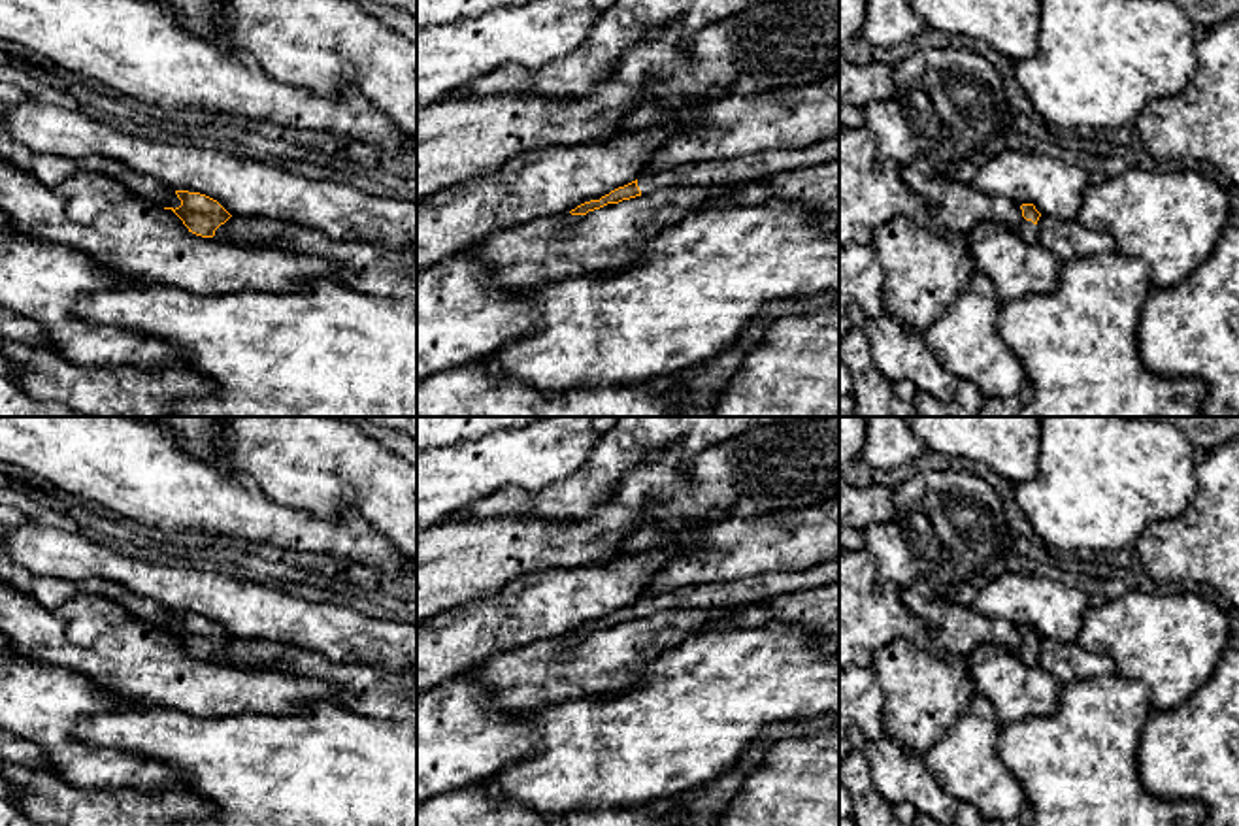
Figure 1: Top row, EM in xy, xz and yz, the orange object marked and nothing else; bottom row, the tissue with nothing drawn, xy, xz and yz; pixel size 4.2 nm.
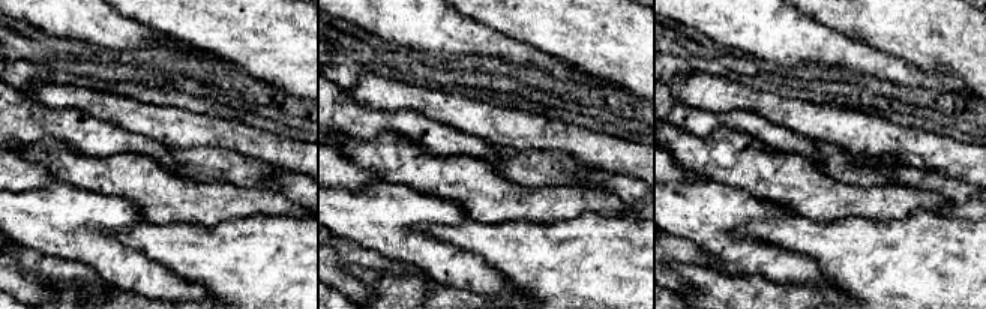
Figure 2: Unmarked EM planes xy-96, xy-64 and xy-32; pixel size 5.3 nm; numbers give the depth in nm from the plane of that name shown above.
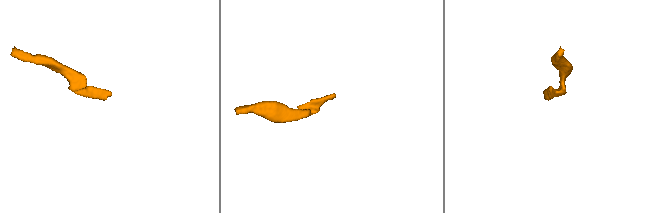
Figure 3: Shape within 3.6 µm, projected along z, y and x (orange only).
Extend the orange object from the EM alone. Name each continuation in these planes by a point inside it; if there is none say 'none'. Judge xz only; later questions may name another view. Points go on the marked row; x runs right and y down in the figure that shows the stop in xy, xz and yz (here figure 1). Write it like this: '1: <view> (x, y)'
1: xz (734, 170)

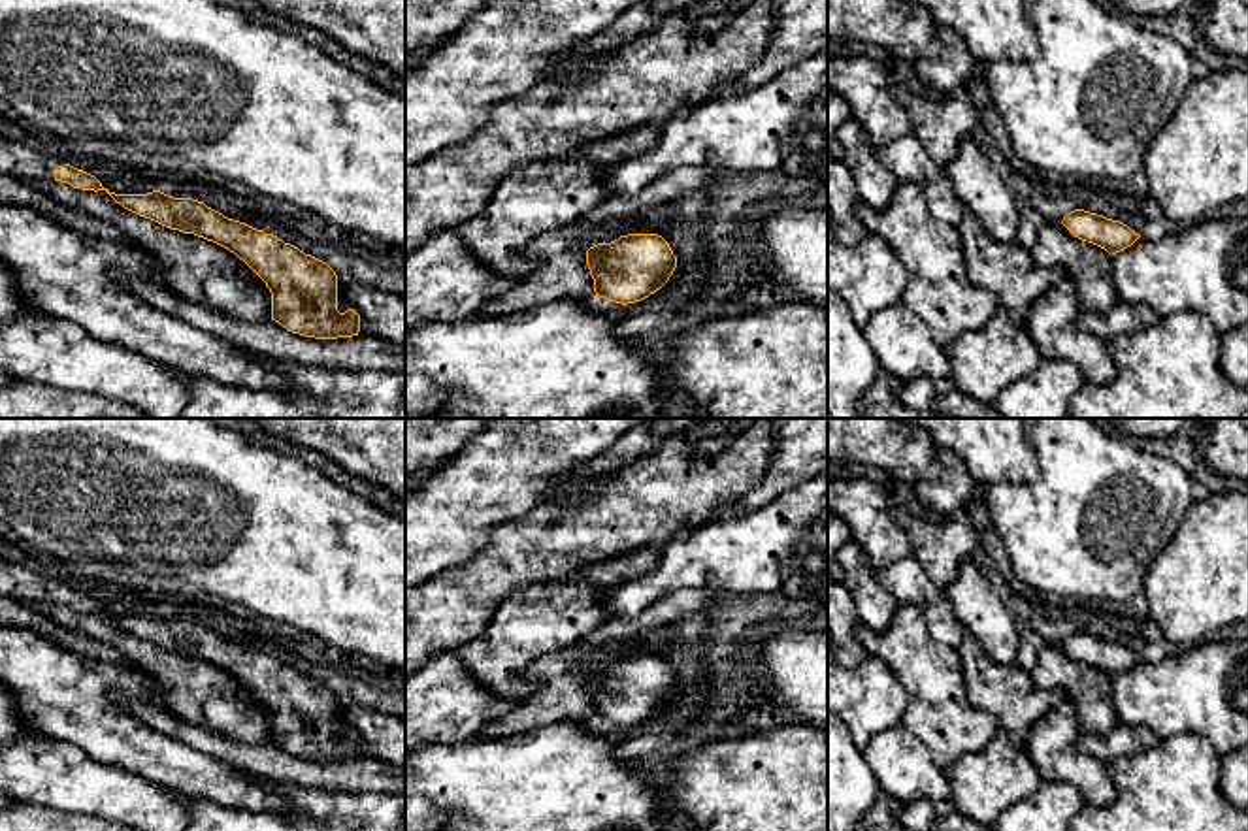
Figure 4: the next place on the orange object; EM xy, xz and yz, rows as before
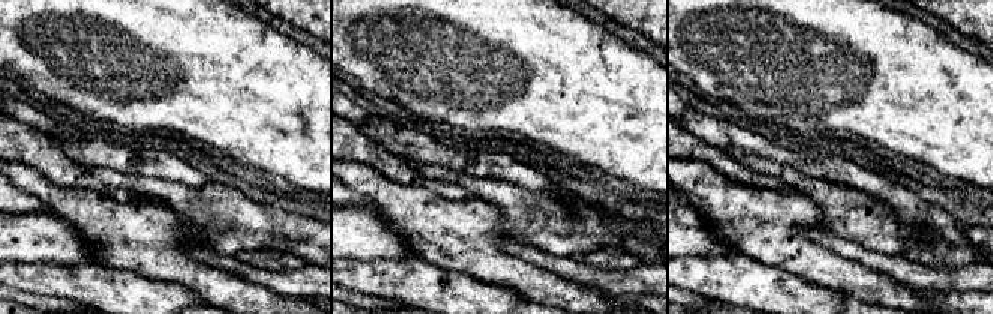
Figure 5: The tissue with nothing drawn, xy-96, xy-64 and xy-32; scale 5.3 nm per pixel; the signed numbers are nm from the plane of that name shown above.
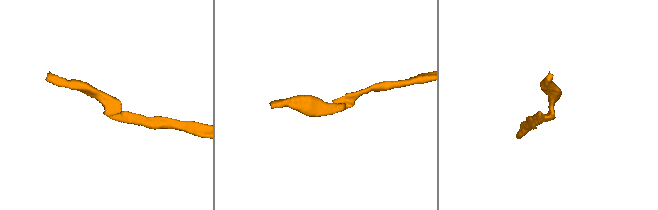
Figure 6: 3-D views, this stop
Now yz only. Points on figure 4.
none

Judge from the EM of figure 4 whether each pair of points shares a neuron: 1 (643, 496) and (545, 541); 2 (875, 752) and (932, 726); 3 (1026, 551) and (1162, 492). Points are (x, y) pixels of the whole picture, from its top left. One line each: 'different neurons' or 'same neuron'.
1: same neuron
2: different neurons
3: same neuron

